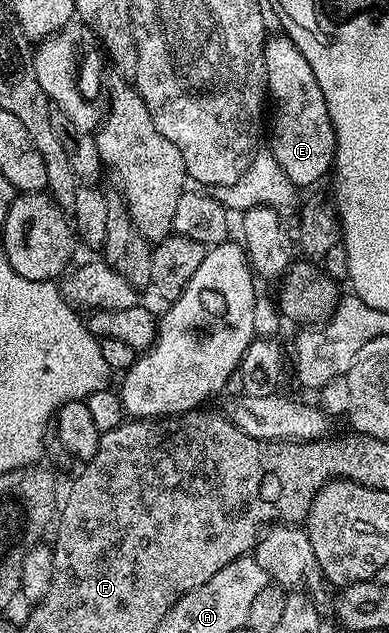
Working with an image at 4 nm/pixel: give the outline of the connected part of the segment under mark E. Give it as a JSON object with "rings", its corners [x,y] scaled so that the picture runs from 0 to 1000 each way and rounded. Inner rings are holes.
{"rings":[[[735,54],[699,55],[681,73],[681,117],[694,169],[707,169],[707,197],[697,202],[692,239],[712,250],[712,262],[733,269],[743,288],[779,300],[853,270],[861,258],[861,207],[835,167],[835,148],[815,136],[805,104],[784,98],[784,85]]]}

